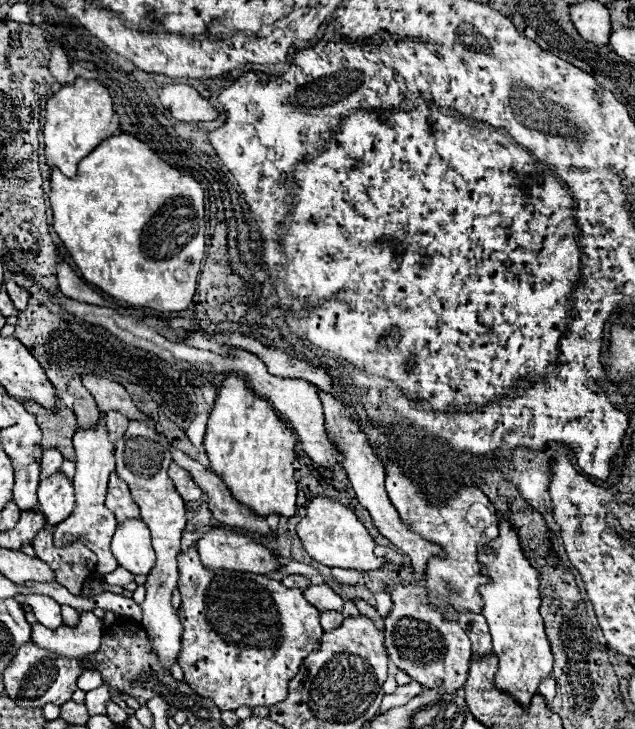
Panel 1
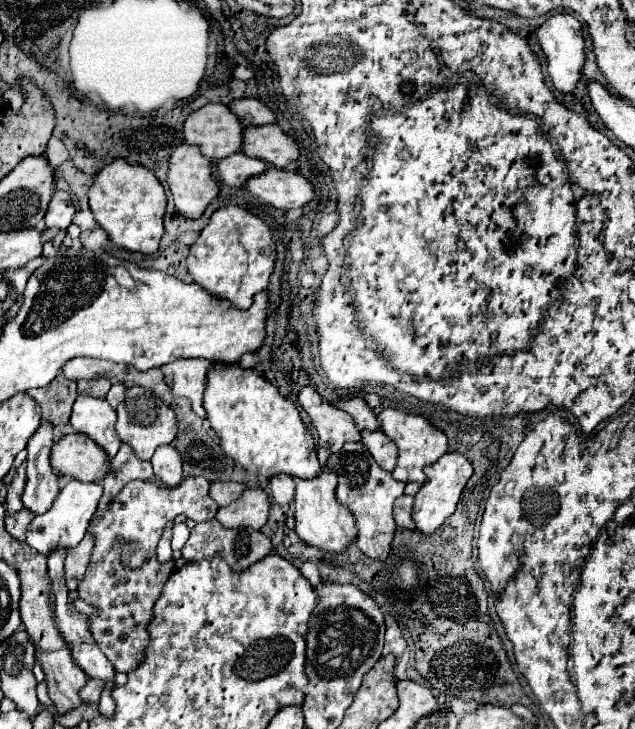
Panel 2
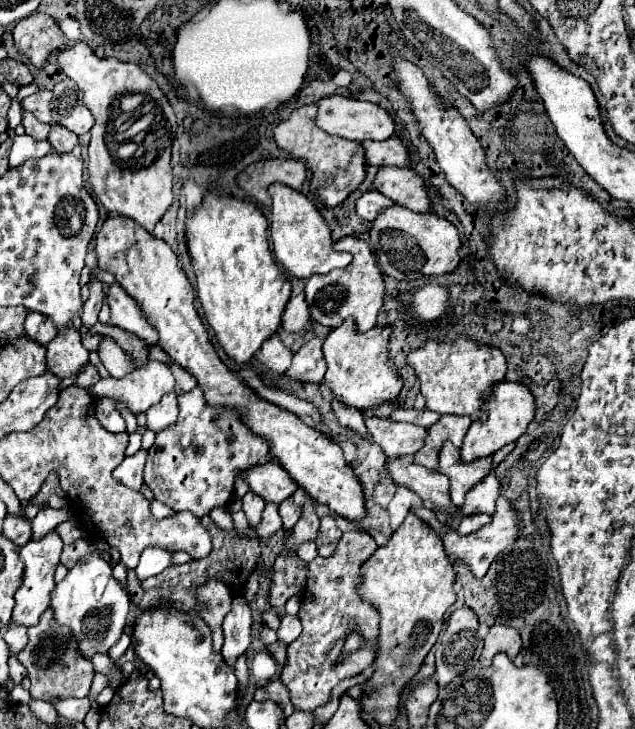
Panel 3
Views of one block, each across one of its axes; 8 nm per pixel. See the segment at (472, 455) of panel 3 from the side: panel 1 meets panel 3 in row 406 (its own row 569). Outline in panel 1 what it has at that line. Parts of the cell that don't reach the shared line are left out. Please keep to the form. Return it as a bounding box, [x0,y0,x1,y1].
[480,516,552,708]

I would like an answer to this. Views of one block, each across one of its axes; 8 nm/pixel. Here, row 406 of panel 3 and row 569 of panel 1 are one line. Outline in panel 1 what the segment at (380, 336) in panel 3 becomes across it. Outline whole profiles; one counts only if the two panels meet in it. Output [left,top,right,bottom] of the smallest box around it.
[296,496,386,572]

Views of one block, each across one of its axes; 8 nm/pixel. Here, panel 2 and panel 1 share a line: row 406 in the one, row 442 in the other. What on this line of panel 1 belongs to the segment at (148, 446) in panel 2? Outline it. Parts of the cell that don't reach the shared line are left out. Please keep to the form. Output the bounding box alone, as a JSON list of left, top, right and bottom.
[116,420,186,672]

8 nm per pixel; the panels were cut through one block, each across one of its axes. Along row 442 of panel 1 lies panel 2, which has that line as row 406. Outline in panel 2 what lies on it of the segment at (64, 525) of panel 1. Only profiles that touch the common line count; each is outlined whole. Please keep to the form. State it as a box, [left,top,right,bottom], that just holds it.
[70,394,120,458]

